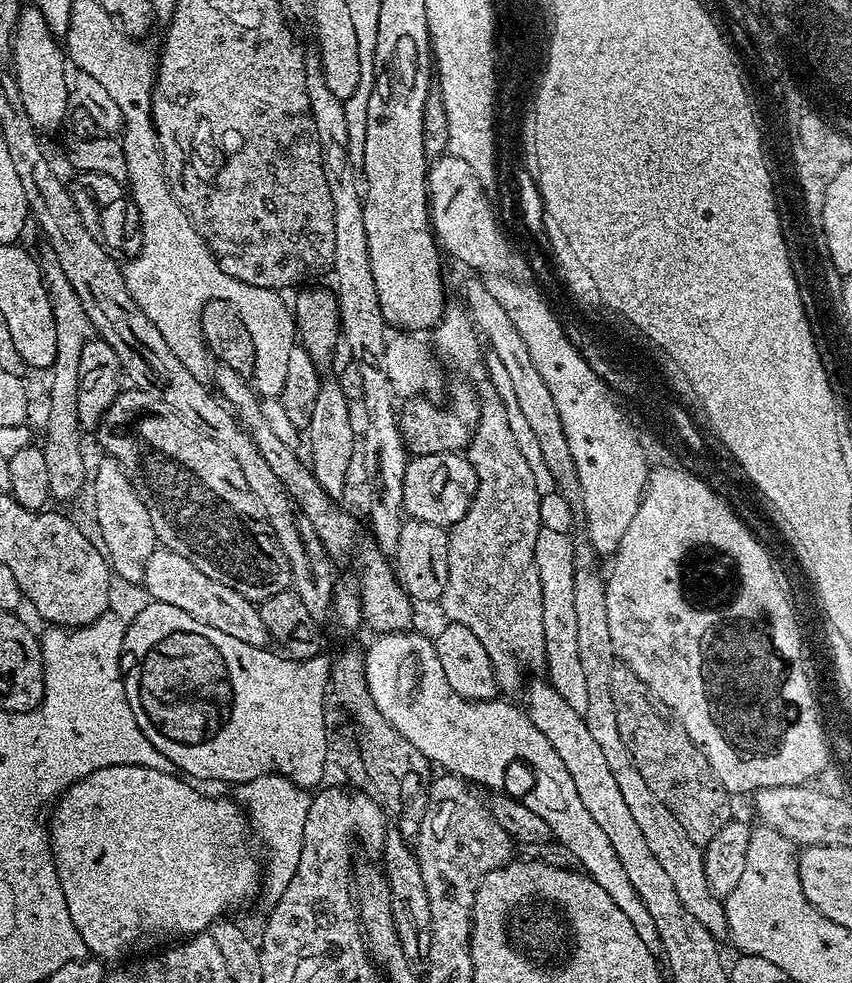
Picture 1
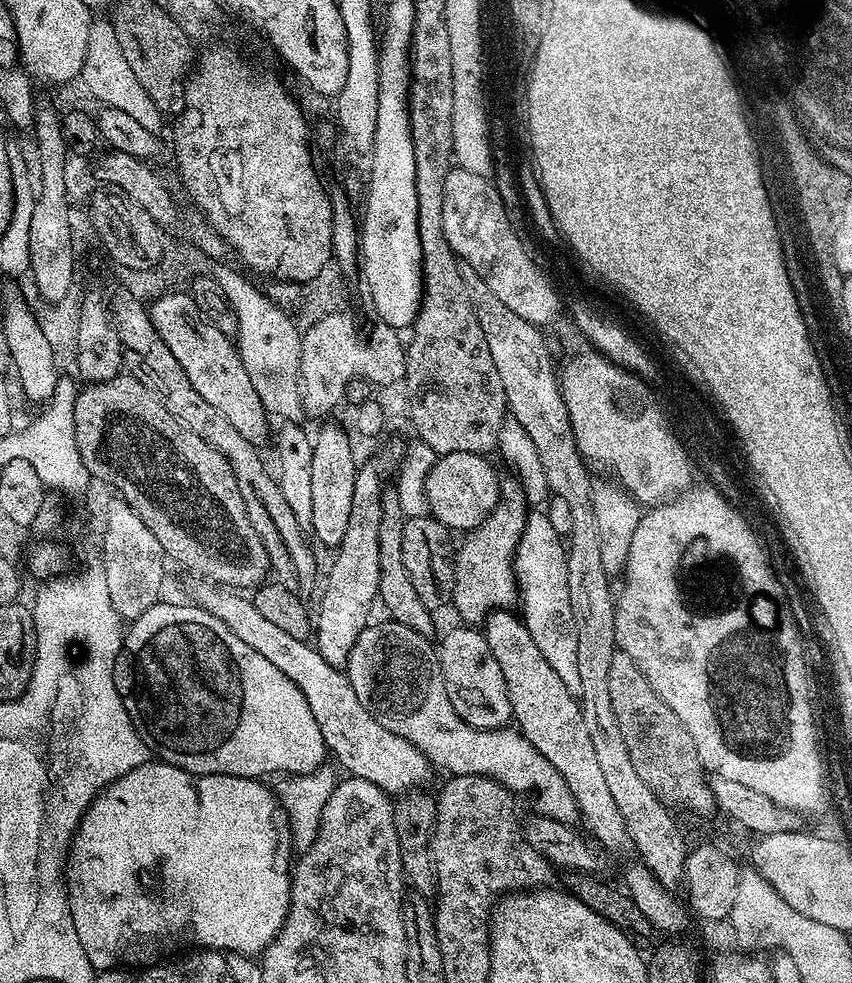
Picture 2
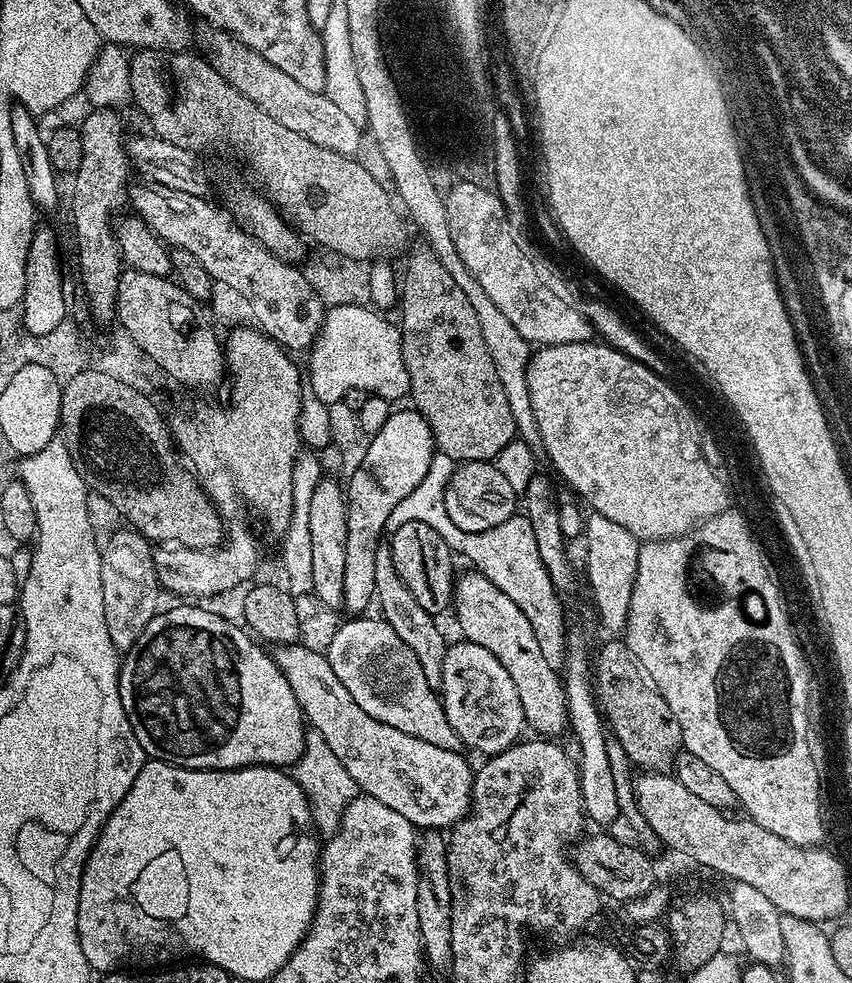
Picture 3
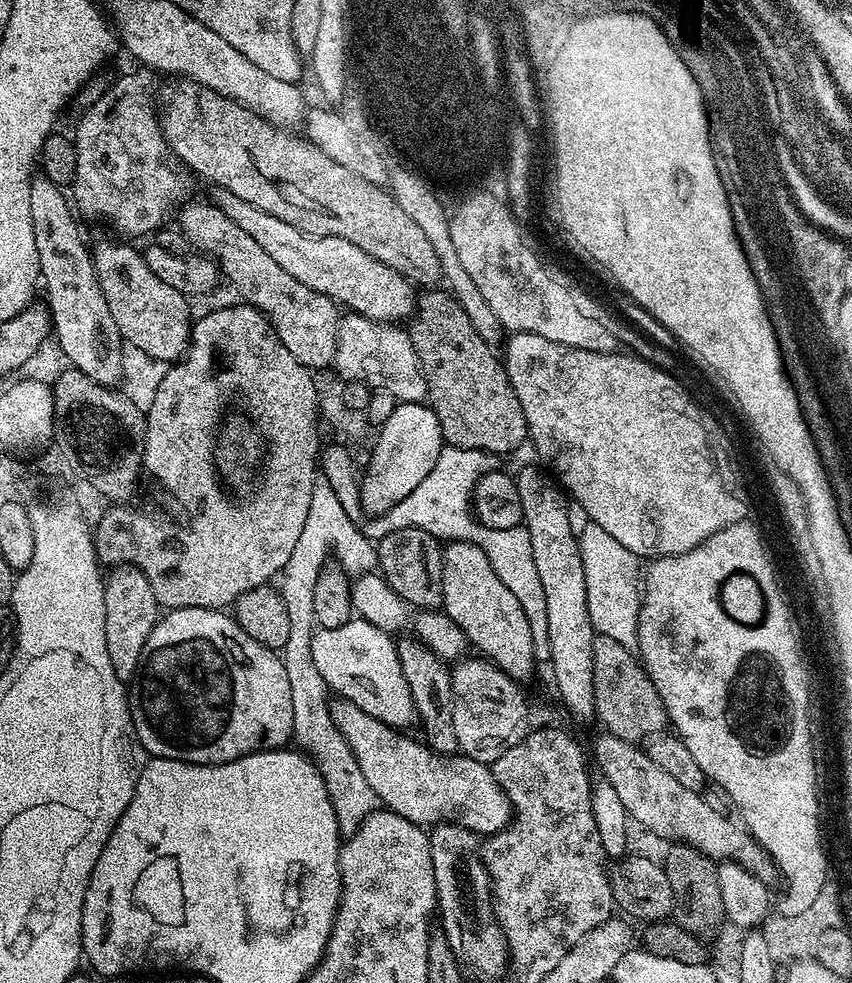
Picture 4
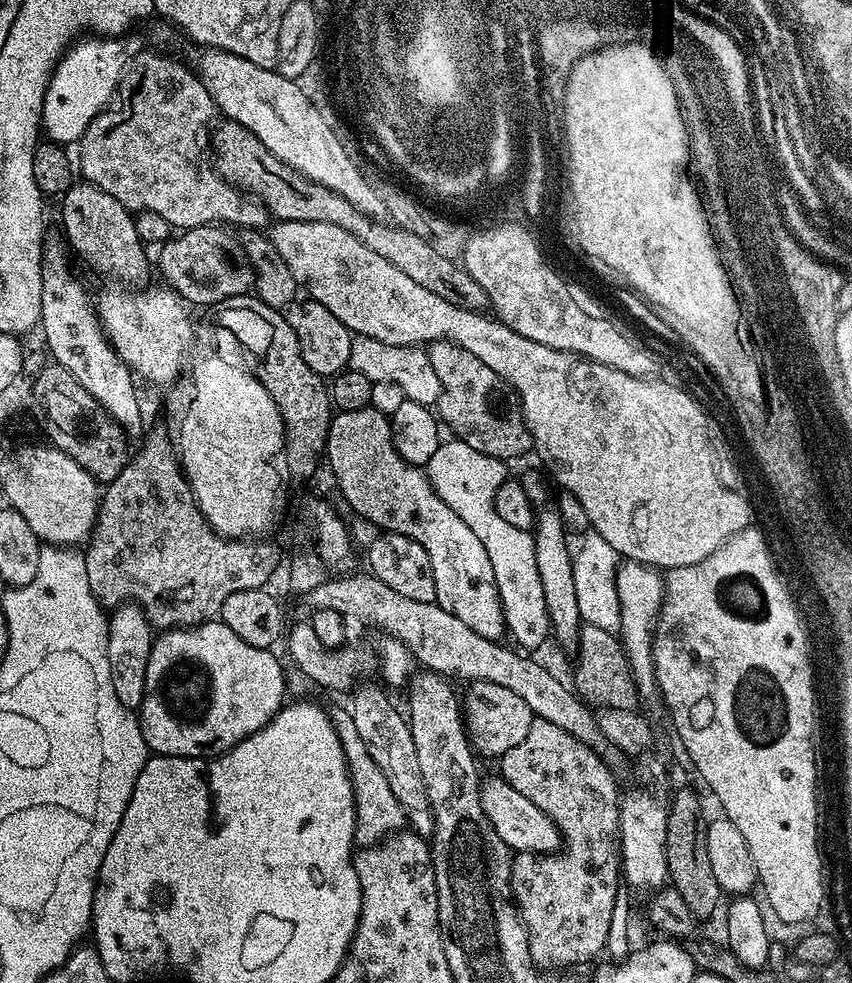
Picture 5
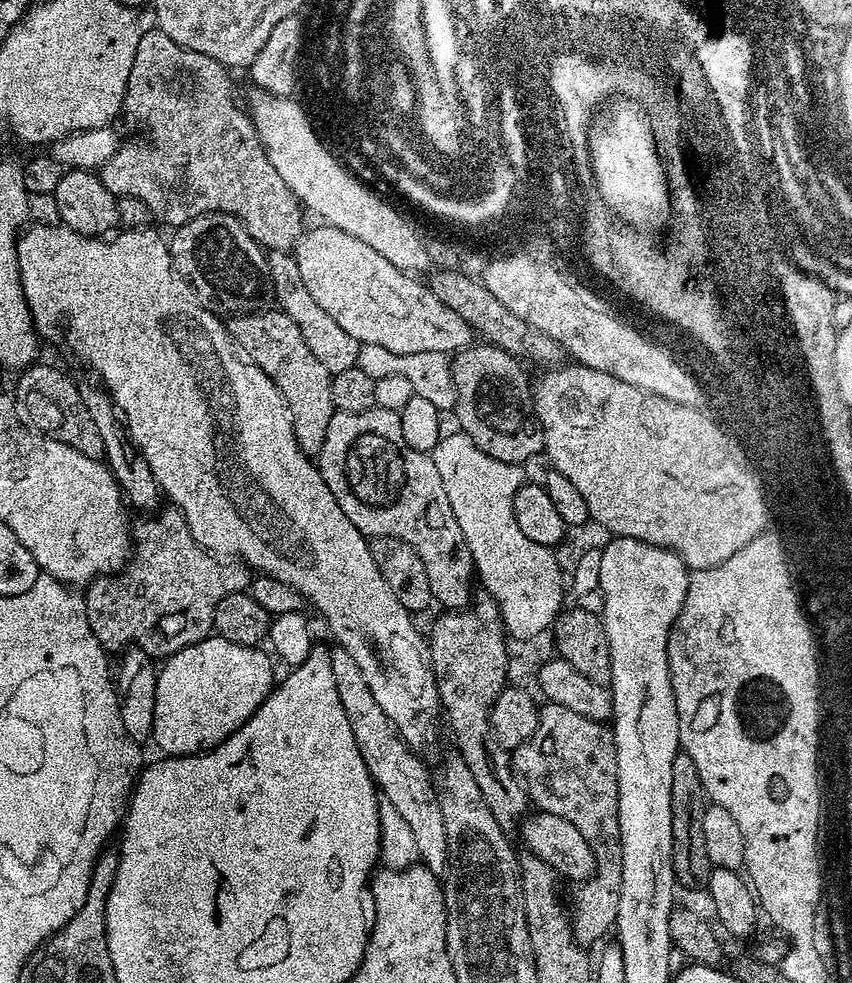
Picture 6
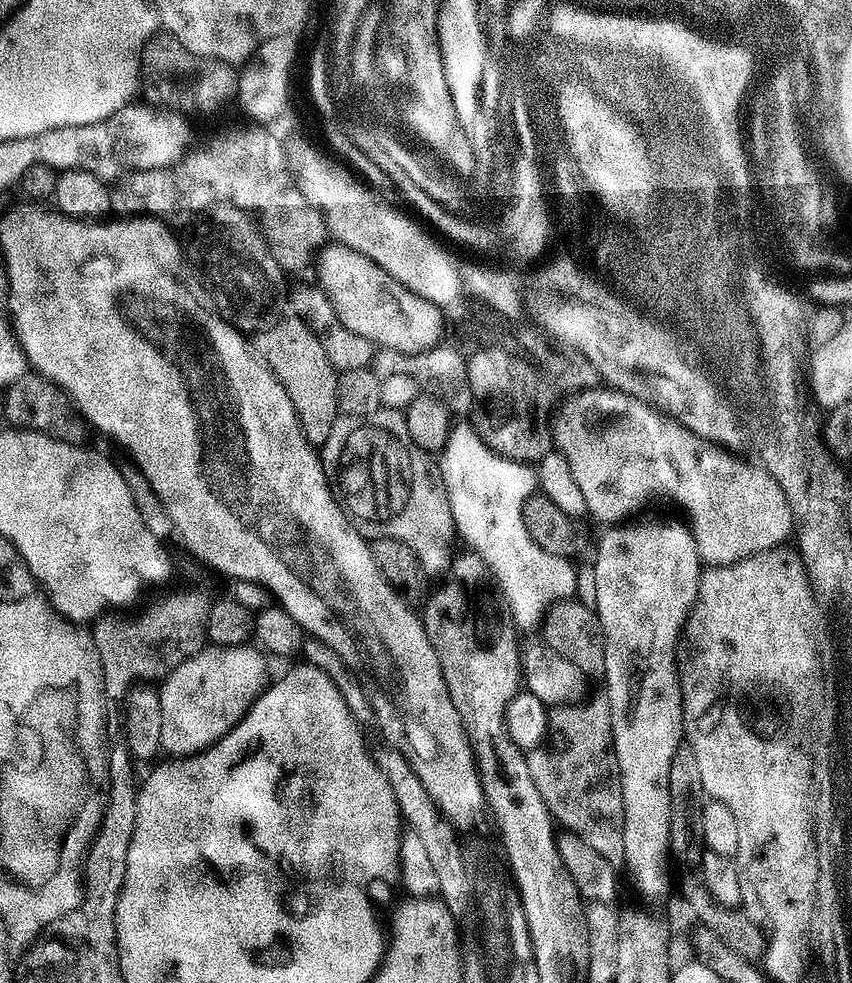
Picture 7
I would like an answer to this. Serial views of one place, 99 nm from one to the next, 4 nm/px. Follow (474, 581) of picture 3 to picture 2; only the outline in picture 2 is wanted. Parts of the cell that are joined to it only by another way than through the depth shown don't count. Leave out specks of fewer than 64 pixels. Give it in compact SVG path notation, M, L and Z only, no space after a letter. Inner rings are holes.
M515 611L491 612L482 625L482 633L502 668L515 727L539 750L542 758L566 778L566 786L570 786L570 794L574 794L574 802L580 807L583 823L588 823L587 831L595 841L610 852L631 853L632 835L626 830L622 810L618 810L618 802L614 802L602 775L594 742L590 742L586 722L582 722L579 699L566 690L562 678L558 678L550 662L542 658L538 646L534 646L534 638L530 638L530 630L526 630L523 619Z

